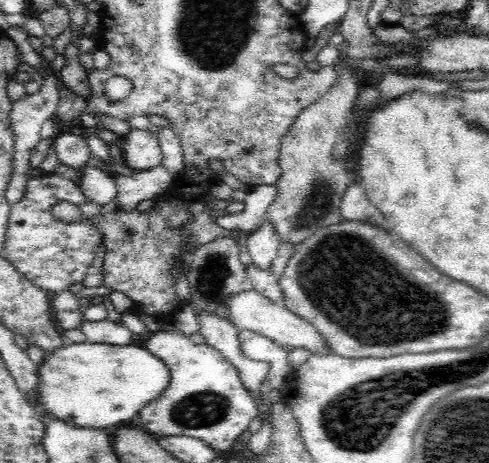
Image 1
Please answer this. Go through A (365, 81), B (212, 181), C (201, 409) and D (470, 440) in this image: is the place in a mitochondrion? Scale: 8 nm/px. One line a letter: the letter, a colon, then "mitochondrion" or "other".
A: other
B: other
C: mitochondrion
D: mitochondrion

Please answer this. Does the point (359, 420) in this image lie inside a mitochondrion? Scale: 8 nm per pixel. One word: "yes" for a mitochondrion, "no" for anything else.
yes

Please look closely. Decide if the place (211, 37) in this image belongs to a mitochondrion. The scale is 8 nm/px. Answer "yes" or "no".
yes

